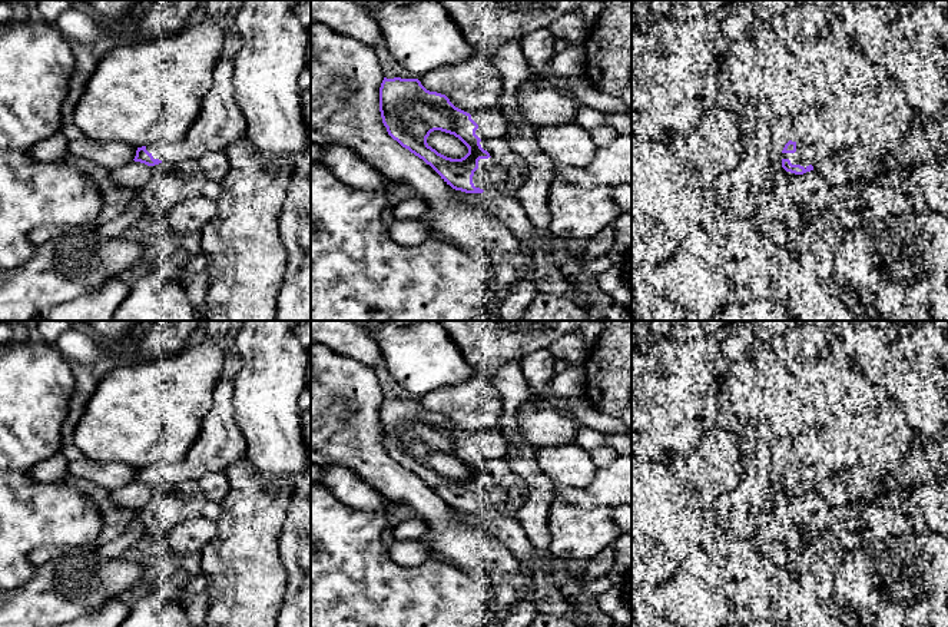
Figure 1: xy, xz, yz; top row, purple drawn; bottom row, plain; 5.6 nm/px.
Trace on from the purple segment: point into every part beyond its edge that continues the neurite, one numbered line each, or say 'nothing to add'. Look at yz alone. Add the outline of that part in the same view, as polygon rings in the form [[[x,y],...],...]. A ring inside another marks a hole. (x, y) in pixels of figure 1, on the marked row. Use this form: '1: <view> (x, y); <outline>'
1: yz (805, 155); [[[796,143],[795,153],[782,153],[782,159],[789,159],[792,165],[801,165],[805,169],[812,165],[818,169],[819,165],[833,155],[833,149],[825,143],[802,145]]]

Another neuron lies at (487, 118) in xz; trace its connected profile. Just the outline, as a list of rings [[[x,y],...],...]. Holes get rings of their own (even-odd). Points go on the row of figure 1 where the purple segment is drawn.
[[[497,109],[474,112],[471,119],[483,129],[485,139],[503,139],[510,132],[510,125]]]

